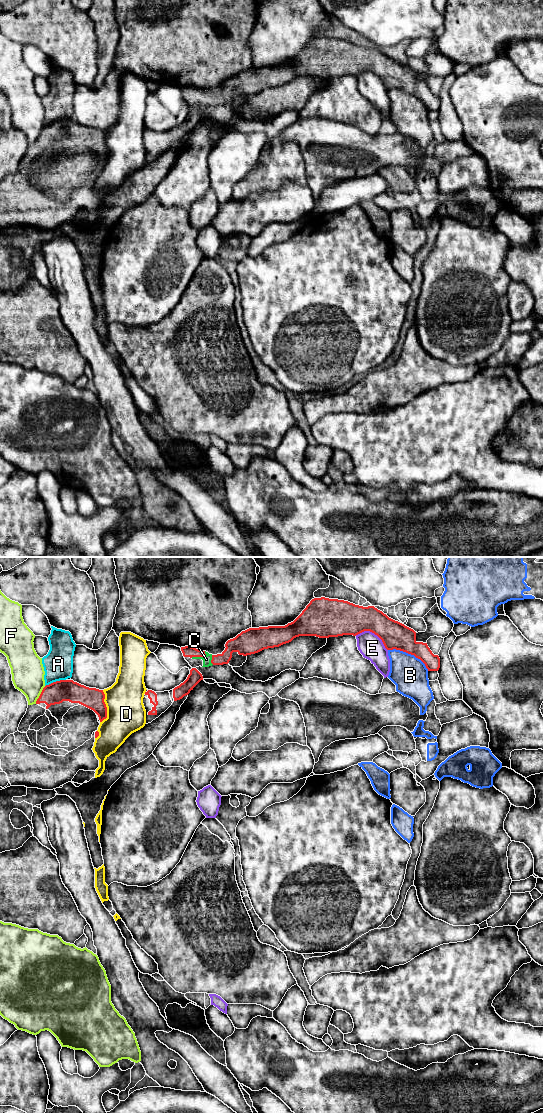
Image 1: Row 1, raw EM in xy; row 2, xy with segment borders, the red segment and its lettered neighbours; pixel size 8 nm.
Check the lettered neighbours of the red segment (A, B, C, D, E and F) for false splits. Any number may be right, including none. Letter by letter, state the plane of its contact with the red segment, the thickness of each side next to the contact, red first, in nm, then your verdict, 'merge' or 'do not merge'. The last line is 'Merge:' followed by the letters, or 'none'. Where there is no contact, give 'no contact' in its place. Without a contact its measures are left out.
A: contact in xy; calibres 180 and 240 nm; do not merge
B: contact in xy; calibres 220 and 280 nm; do not merge
C: contact in xy; calibres 90 and 70 nm; merge
D: contact in xy; calibres 170 and 320 nm; do not merge
E: contact in xy; calibres 260 and 190 nm; do not merge
F: contact in xy; calibres 180 and 260 nm; do not merge
Merge: C

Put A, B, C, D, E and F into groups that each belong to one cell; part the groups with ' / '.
A / B / C / D / E / F

